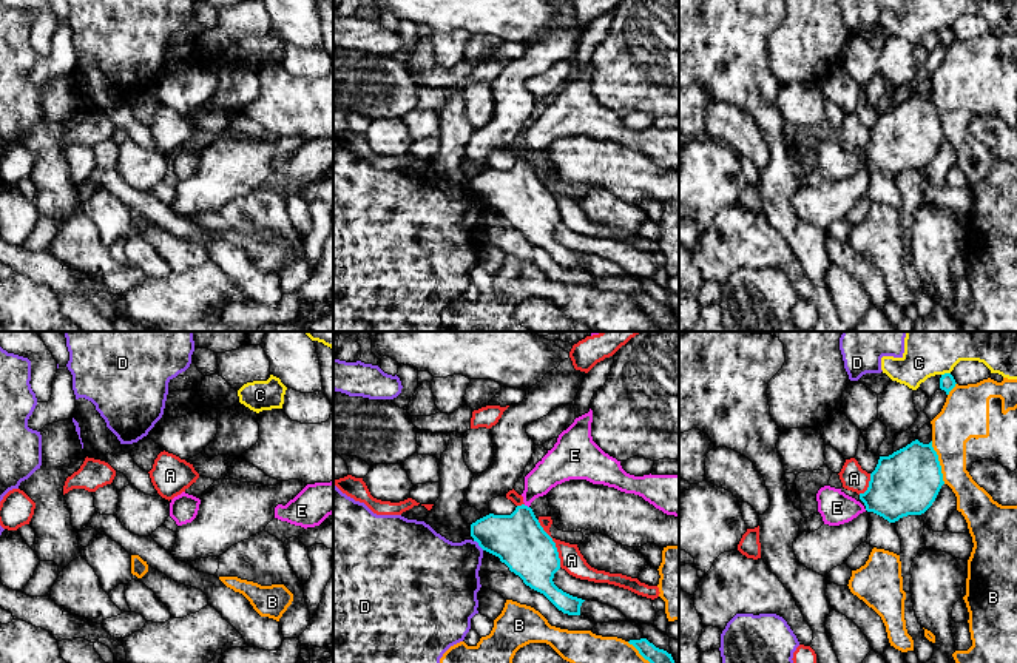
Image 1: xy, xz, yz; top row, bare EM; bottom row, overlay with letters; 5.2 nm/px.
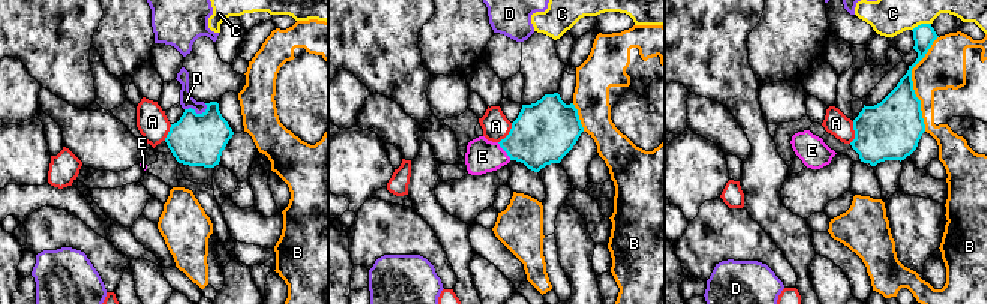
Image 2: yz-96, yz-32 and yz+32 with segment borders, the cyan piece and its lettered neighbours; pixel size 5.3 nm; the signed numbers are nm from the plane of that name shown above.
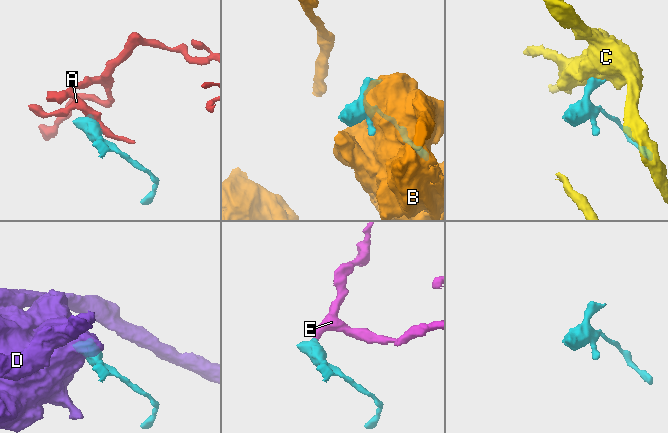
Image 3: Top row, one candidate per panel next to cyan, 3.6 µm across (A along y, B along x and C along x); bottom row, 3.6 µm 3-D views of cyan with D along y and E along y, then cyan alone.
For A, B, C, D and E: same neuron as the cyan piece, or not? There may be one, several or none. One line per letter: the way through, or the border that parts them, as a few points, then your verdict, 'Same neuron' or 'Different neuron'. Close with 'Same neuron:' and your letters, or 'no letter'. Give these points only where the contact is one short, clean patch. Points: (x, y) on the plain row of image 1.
A: Boundary: xz (537, 175), (554, 198), (560, 221). Different neuron
B: Different neuron
C: Boundary: yz (949, 26), (942, 30). Different neuron
D: Boundary: xz (474, 195), (483, 204). Different neuron
E: Path across: xz (519, 195), (527, 161), (528, 150), (554, 122). Same neuron
Same neuron: E

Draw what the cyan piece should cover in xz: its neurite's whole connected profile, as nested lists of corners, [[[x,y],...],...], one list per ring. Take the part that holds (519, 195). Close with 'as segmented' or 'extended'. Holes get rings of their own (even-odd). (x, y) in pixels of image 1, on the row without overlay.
[[[590,63],[559,89],[554,102],[525,131],[523,159],[511,170],[489,168],[471,179],[471,191],[483,205],[498,211],[526,241],[568,270],[580,270],[585,254],[563,247],[552,236],[560,213],[556,197],[529,162],[536,153],[565,136],[586,134],[639,150],[664,168],[679,171],[679,130],[627,128],[620,116],[593,96],[591,77]]]; extended

